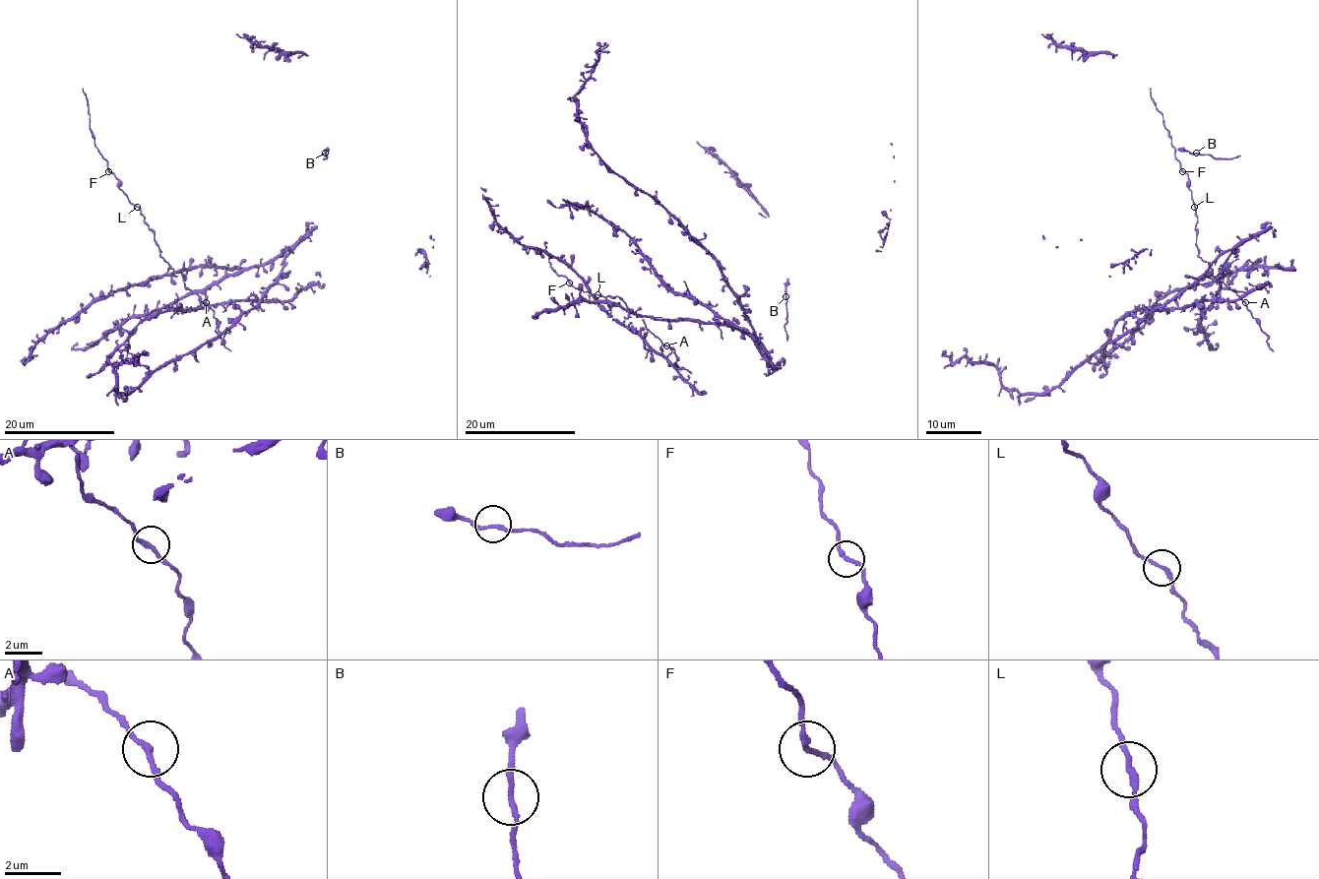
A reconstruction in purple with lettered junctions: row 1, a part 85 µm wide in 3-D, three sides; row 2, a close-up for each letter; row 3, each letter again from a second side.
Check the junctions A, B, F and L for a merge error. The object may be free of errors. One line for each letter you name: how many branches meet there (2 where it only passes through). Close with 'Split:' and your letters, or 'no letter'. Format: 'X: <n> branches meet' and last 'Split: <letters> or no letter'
Split: no letter

